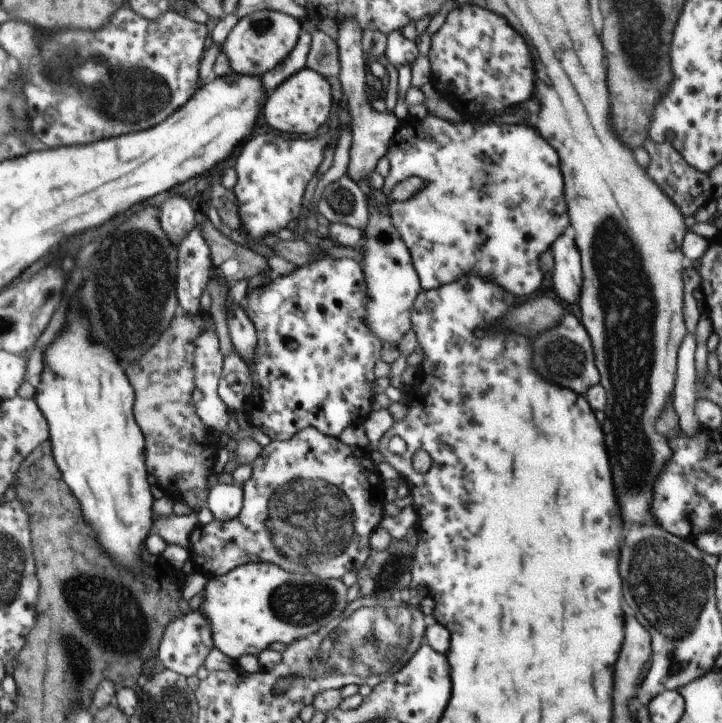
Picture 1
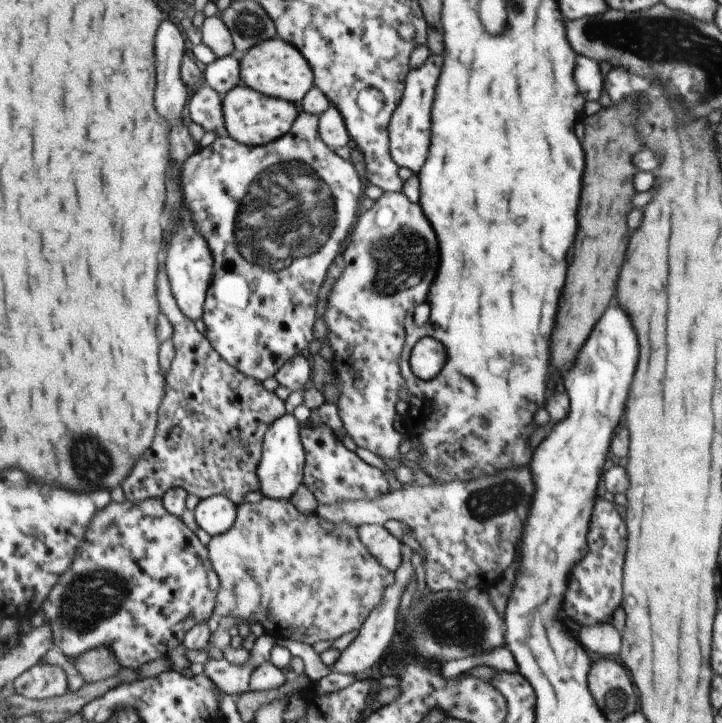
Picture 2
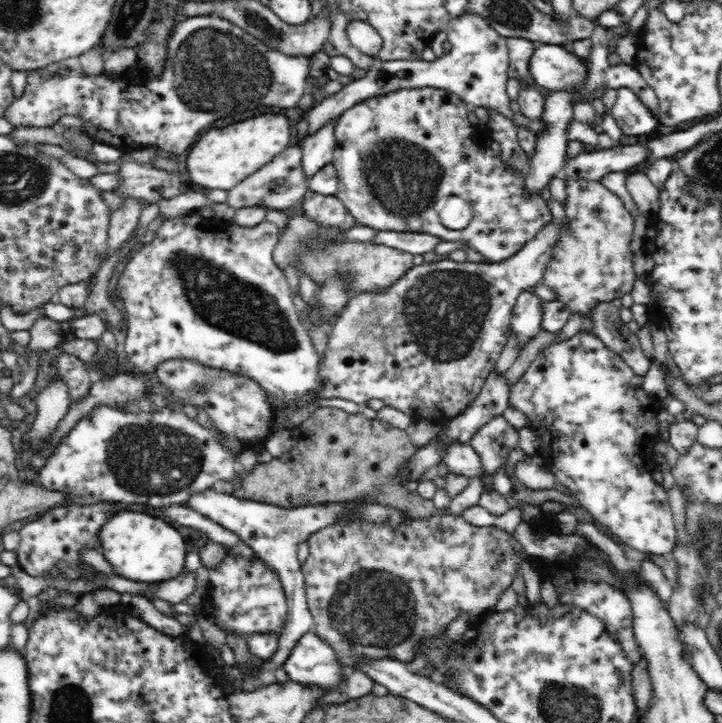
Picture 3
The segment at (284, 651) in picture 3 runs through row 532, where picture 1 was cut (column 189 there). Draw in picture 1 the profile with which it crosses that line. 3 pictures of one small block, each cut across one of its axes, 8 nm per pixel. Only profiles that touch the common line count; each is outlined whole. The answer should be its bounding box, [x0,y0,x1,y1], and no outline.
[177,224,214,313]

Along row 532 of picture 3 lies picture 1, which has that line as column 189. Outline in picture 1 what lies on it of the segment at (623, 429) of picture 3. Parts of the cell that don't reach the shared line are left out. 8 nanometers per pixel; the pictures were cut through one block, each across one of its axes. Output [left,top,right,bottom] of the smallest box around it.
[156,610,213,676]

